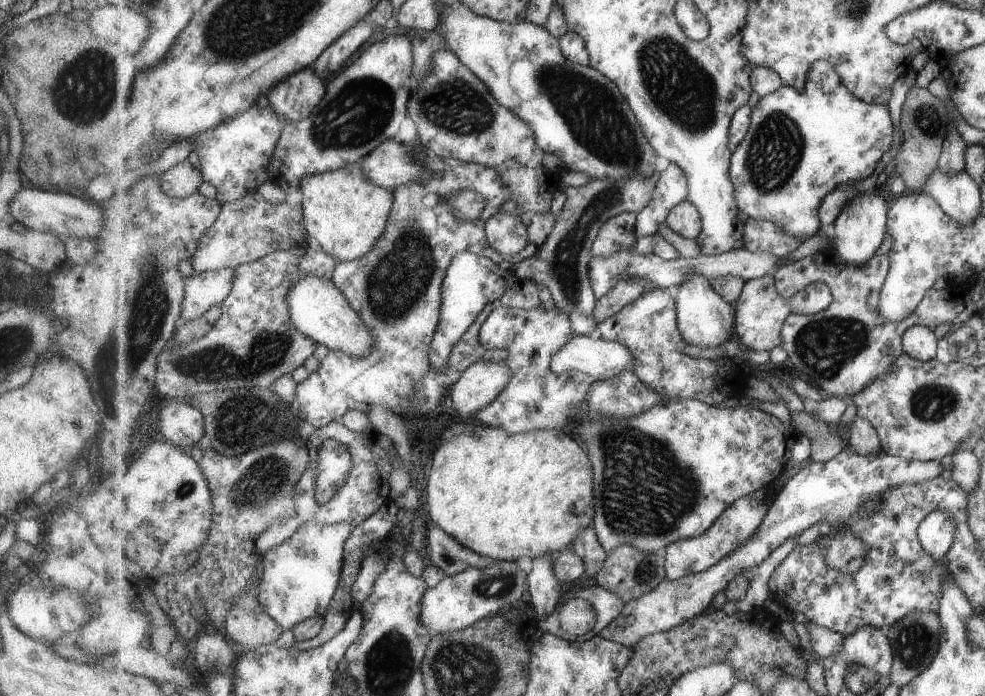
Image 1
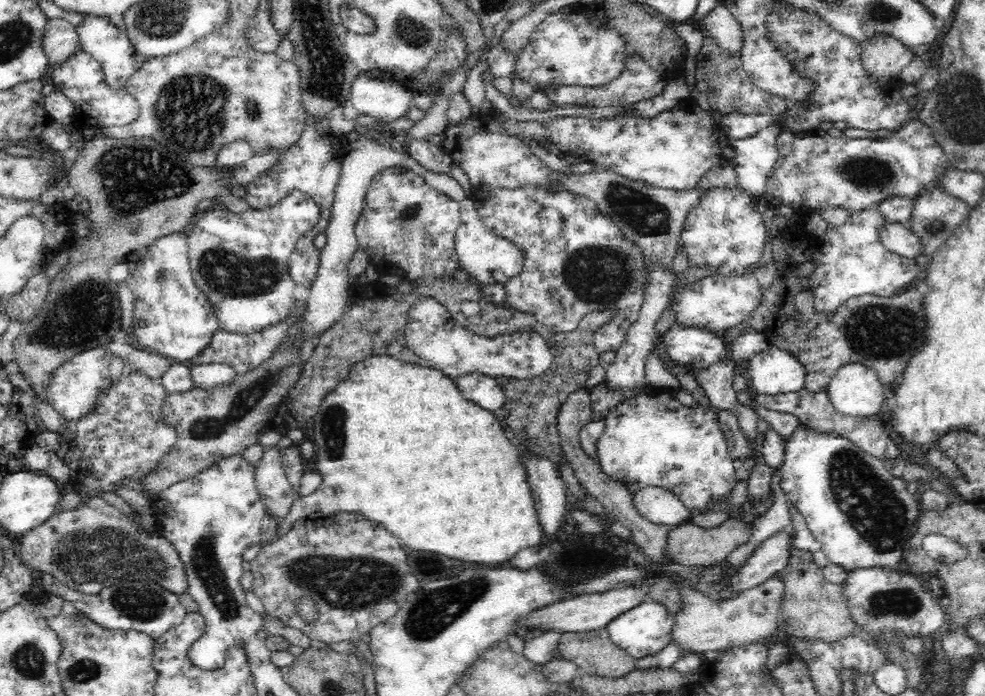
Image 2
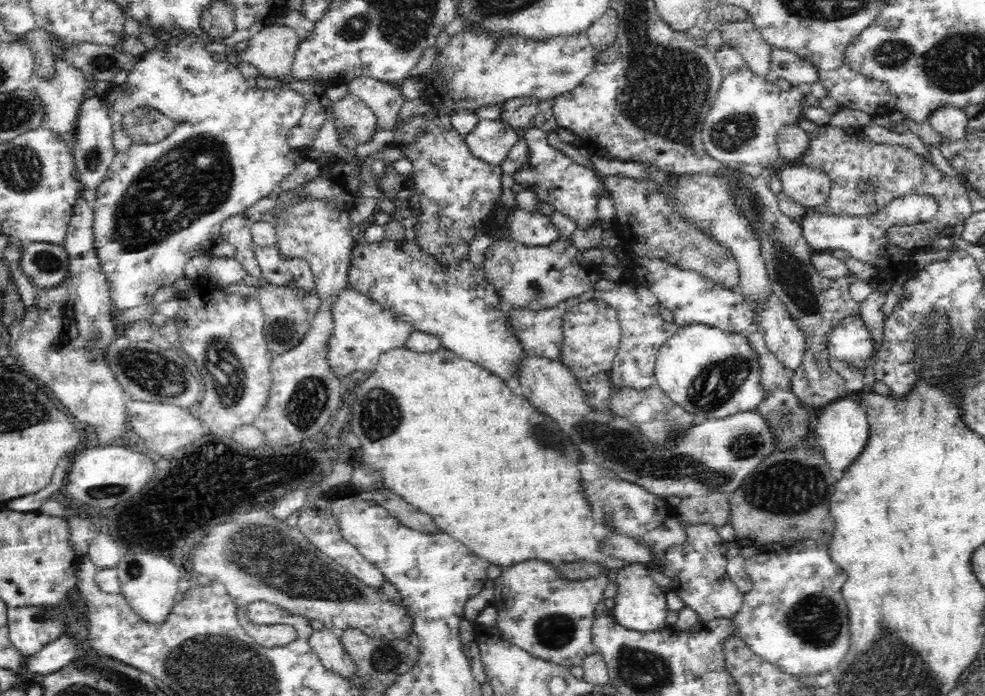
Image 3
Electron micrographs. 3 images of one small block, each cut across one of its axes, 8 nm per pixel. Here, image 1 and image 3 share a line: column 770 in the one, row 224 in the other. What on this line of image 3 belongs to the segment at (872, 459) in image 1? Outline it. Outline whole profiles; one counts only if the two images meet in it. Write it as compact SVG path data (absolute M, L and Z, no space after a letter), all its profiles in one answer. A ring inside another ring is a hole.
M519 207L510 216L508 226L515 241L531 247L550 246L562 233L562 230L552 222L552 217Z

